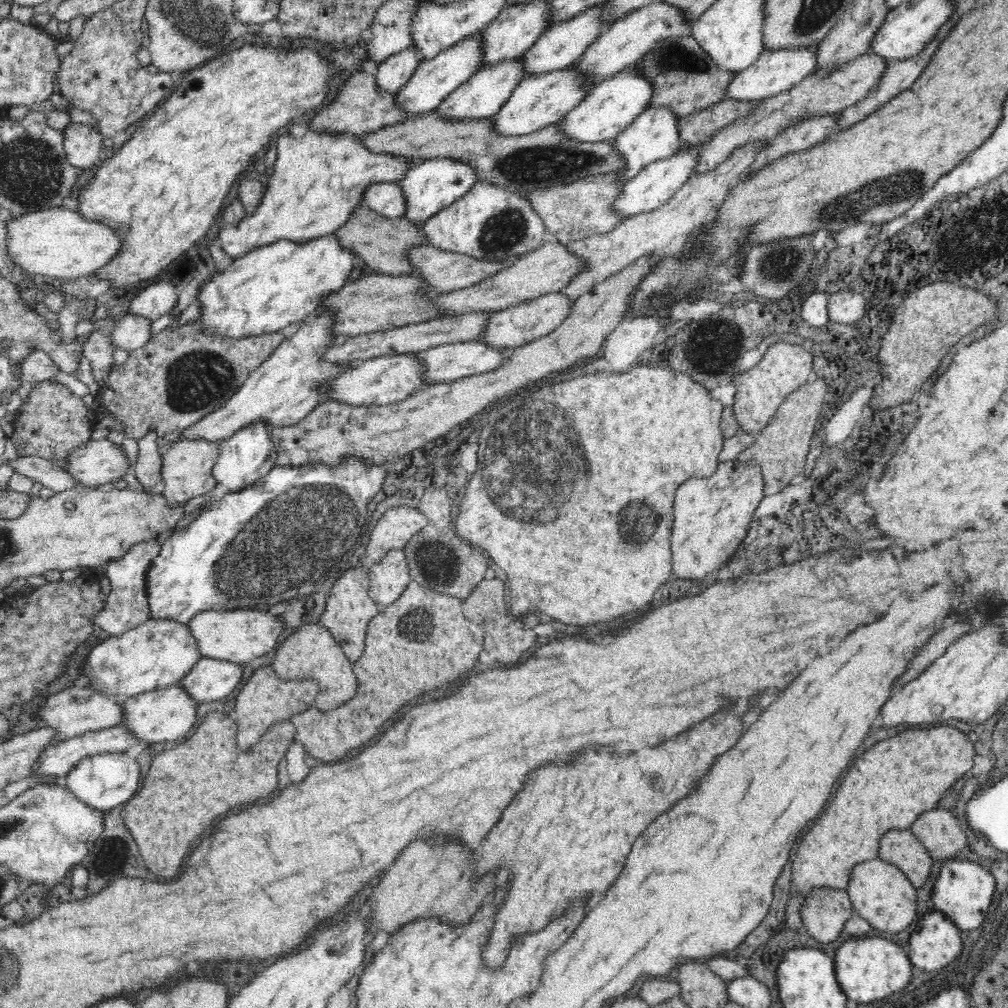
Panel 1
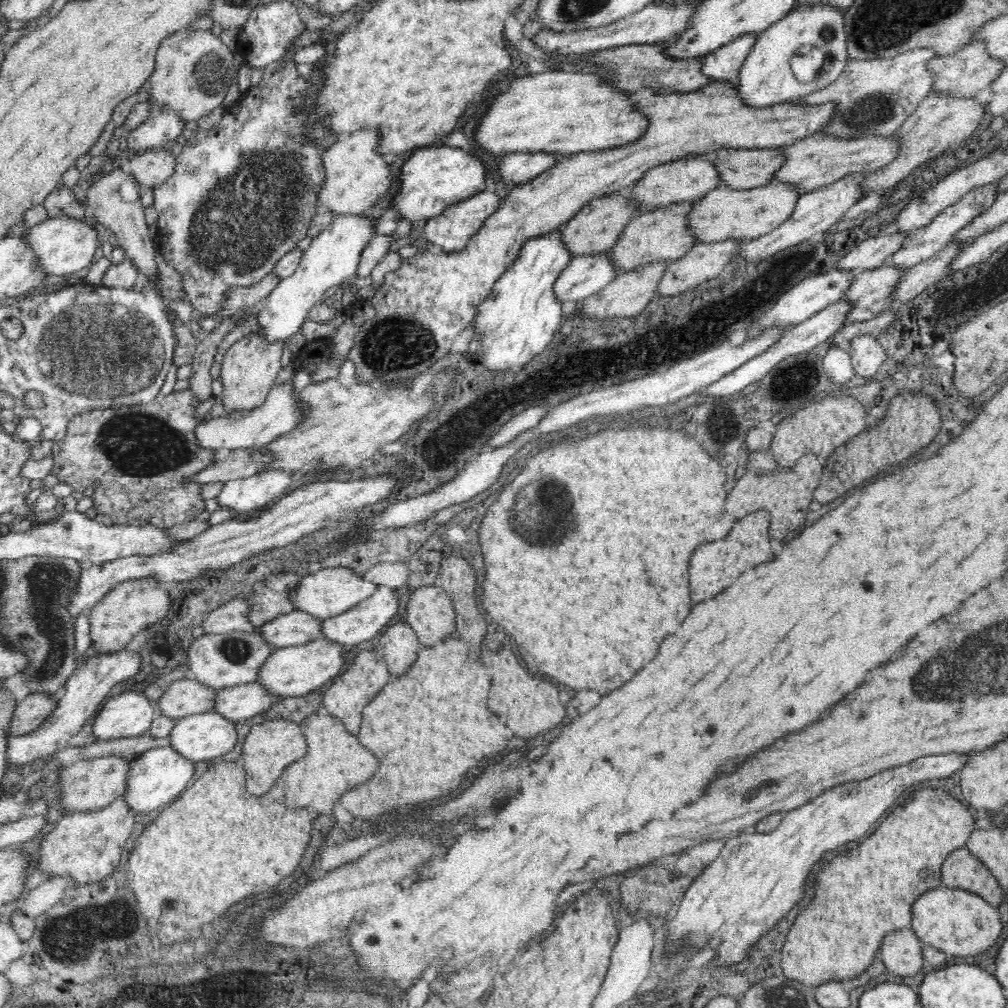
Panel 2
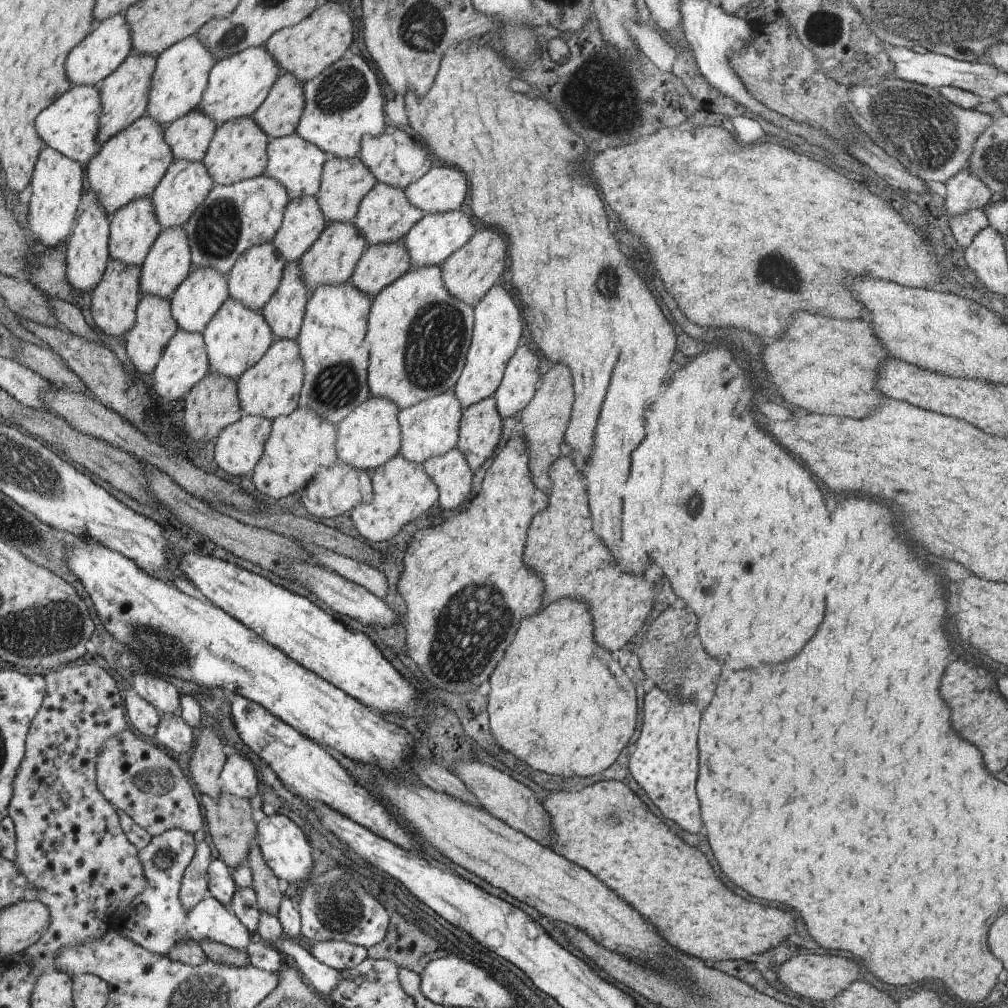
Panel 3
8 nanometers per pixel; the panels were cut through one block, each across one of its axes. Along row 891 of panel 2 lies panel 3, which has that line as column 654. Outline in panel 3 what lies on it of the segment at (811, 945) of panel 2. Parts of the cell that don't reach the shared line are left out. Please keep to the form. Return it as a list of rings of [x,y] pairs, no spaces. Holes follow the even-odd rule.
[[[598,782],[594,786],[584,788],[582,792],[550,792],[542,805],[549,811],[553,824],[553,843],[550,844],[550,848],[557,851],[564,858],[570,859],[570,862],[585,867],[586,870],[601,879],[606,886],[610,887],[610,890],[614,890],[618,895],[621,895],[634,910],[640,911],[646,919],[649,919],[662,932],[668,943],[678,948],[680,952],[696,957],[701,961],[712,960],[715,963],[725,960],[746,960],[757,957],[759,954],[770,950],[770,948],[776,948],[786,936],[790,936],[794,932],[794,920],[792,920],[790,912],[782,912],[778,908],[770,908],[770,906],[764,906],[764,904],[758,904],[758,902],[746,902],[740,896],[734,896],[734,892],[730,892],[726,886],[722,886],[720,878],[716,878],[716,874],[714,874],[712,866],[708,864],[708,860],[706,860],[706,868],[704,868],[704,854],[698,848],[692,848],[692,846],[690,846],[690,852],[688,852],[688,844],[684,844],[678,836],[674,836],[664,820],[660,820],[650,810],[646,812],[646,804],[629,787],[624,786],[622,782]]]

